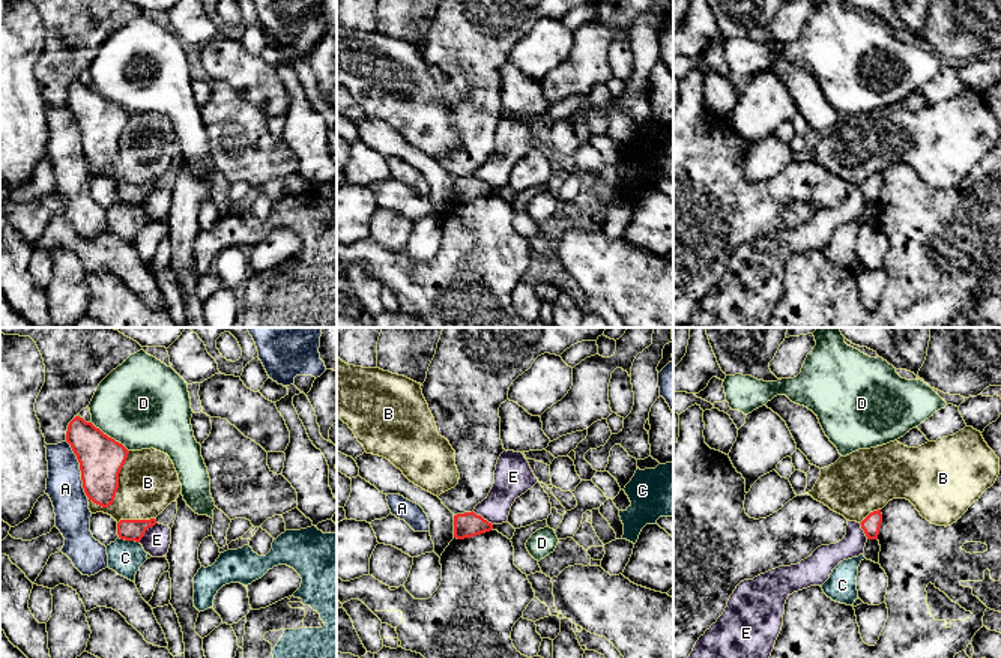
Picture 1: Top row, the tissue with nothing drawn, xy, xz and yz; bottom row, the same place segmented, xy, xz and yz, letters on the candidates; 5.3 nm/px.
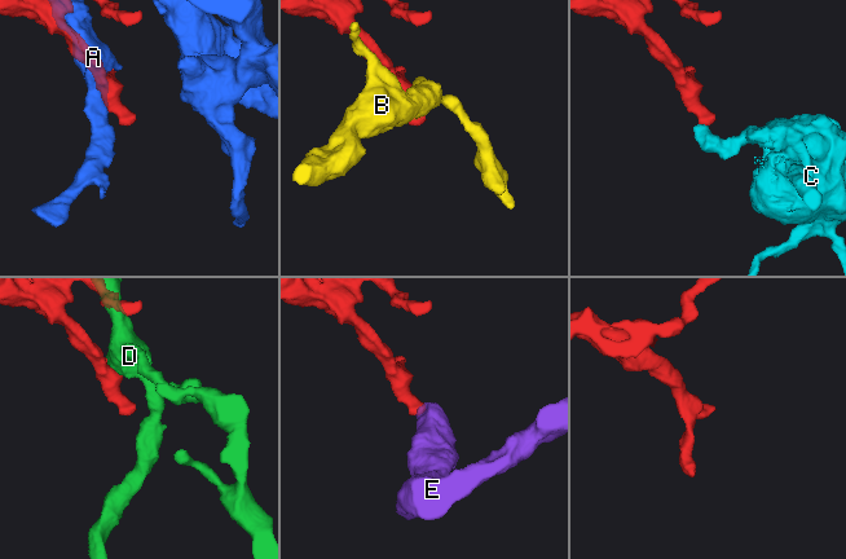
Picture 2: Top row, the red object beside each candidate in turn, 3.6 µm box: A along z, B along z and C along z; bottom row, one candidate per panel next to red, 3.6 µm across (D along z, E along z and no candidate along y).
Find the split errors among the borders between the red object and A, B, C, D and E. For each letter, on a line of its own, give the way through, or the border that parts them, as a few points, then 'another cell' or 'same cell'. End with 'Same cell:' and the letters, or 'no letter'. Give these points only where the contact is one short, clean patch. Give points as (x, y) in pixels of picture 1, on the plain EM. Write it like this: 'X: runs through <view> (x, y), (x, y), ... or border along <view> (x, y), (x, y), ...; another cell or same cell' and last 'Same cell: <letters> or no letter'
A: another cell
B: another cell
C: border along xy (119, 200), (139, 206); another cell
D: another cell
E: border along xy (157, 187), (139, 205); another cell
Same cell: no letter

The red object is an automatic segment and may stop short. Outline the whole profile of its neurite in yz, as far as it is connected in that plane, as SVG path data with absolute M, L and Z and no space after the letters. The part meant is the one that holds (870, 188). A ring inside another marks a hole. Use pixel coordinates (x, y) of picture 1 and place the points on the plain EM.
M881 173L870 176L860 188L867 203L878 203L882 186Z

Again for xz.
M472 176L454 179L454 201L464 203L490 195L493 188Z

